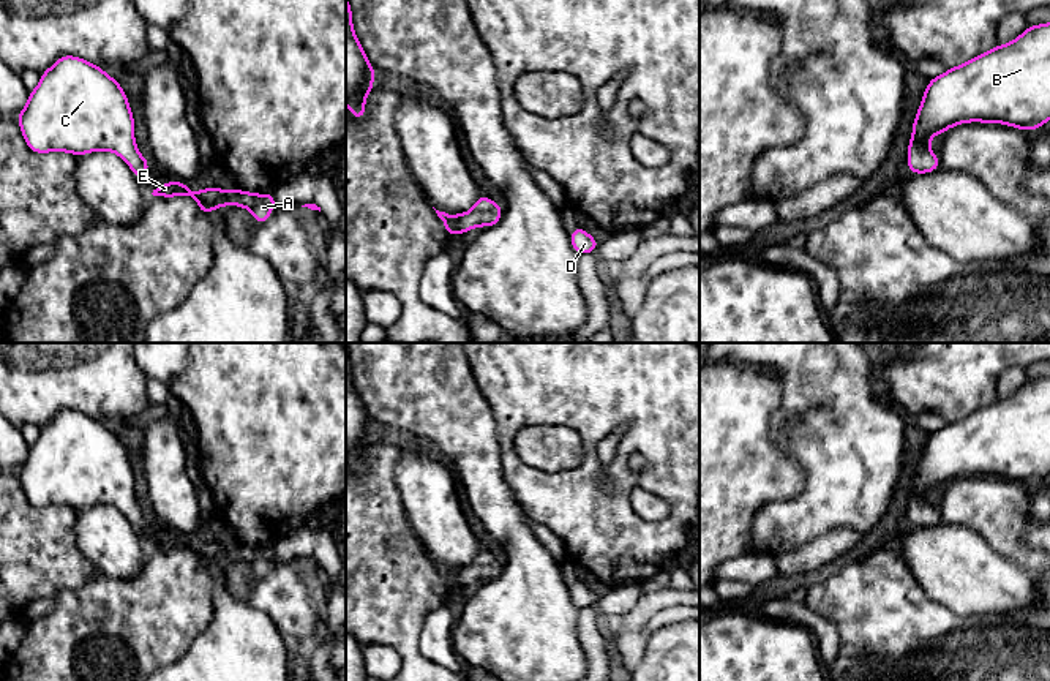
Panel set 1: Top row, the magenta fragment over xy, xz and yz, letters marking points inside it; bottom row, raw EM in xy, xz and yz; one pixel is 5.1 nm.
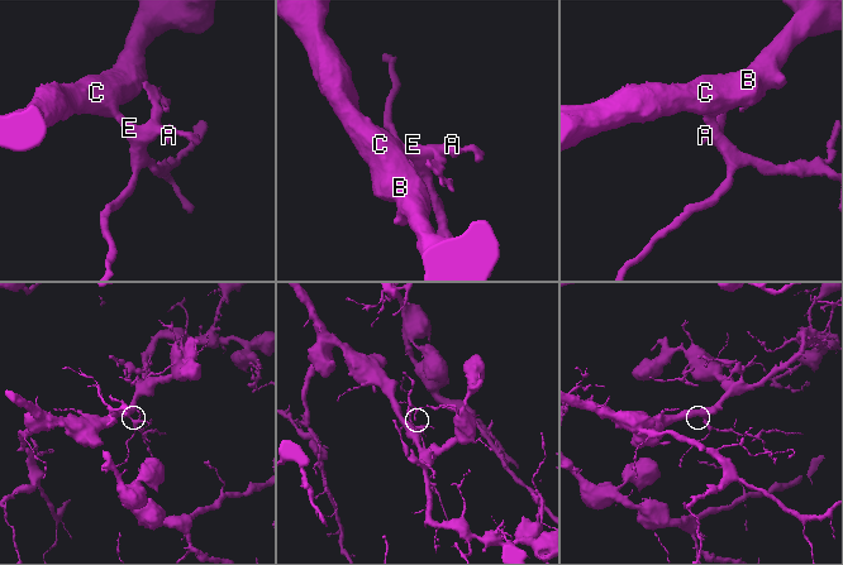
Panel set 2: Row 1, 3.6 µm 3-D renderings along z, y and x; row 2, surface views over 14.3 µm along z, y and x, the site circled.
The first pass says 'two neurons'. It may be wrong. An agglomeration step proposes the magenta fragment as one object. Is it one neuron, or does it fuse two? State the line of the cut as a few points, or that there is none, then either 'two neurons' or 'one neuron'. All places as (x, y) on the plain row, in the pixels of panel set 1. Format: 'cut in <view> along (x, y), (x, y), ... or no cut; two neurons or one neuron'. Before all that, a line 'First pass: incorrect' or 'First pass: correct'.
First pass: incorrect
no cut; one neuron

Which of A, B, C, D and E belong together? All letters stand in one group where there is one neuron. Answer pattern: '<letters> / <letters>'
A B C D E

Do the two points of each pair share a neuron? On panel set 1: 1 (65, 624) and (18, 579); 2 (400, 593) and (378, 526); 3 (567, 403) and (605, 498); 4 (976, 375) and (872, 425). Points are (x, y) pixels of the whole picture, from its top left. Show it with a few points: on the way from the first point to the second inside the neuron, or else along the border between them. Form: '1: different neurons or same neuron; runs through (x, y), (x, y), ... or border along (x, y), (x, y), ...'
1: different neurons; border along (86, 580), (78, 590), (59, 590), (52, 596)
2: same neuron; runs through (387, 577), (378, 568), (378, 542)
3: same neuron; runs through (591, 427), (592, 474)
4: different neurons; border along (877, 375), (881, 391), (897, 406)

